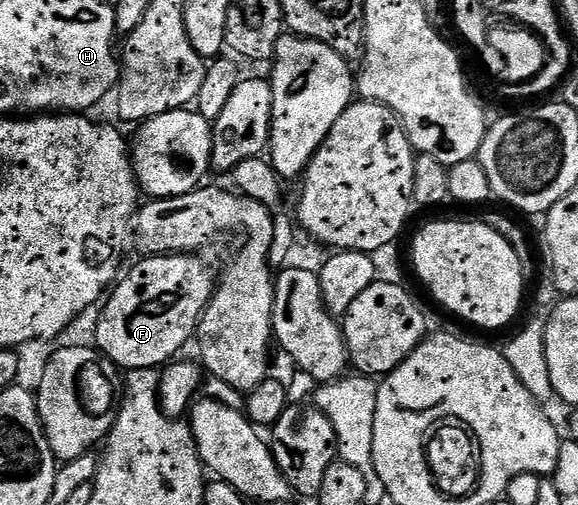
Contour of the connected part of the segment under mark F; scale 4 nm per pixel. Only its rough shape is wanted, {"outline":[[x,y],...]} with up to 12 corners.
{"outline":[[197,256],[144,260],[112,287],[96,349],[125,372],[194,341],[215,293]]}

